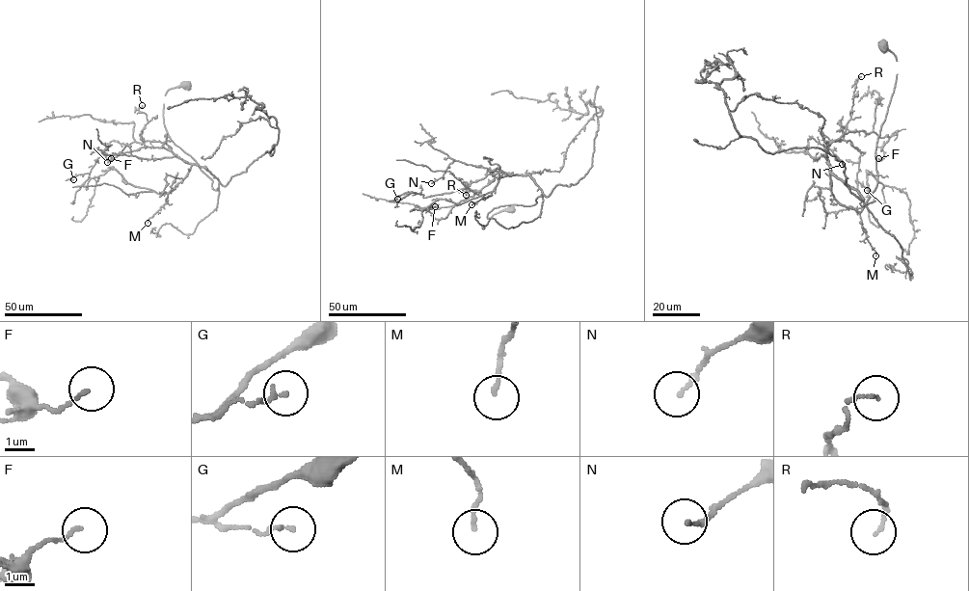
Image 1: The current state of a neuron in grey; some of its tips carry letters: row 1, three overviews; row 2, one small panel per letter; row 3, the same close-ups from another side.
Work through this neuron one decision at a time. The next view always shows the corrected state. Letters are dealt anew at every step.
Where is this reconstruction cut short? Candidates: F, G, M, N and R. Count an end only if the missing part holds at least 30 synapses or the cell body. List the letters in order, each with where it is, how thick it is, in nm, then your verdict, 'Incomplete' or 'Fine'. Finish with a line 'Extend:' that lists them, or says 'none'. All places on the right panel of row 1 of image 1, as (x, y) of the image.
F: Place: (878, 158). Thickness 120 nm. Fine
G: Place: (867, 190). Thickness 150 nm. Fine
M: Place: (875, 255). Thickness 130 nm. Fine
N: Place: (842, 164). Thickness 160 nm. Fine
R: Place: (861, 76). Thickness 110 nm. Fine
Extend: none

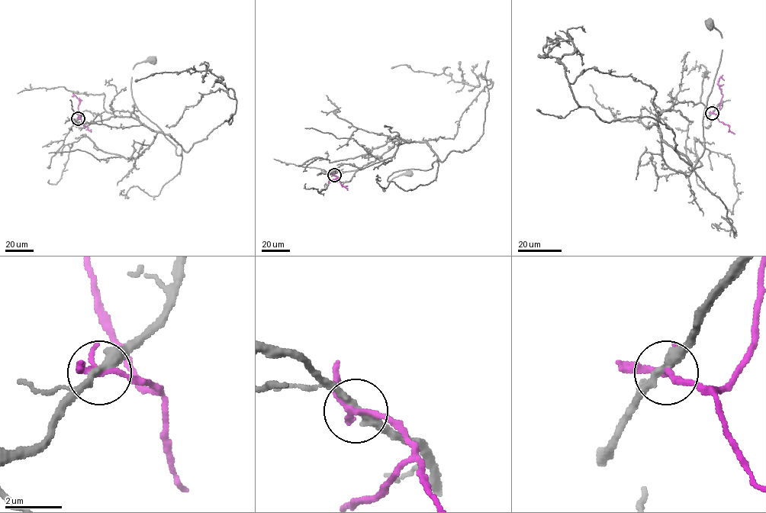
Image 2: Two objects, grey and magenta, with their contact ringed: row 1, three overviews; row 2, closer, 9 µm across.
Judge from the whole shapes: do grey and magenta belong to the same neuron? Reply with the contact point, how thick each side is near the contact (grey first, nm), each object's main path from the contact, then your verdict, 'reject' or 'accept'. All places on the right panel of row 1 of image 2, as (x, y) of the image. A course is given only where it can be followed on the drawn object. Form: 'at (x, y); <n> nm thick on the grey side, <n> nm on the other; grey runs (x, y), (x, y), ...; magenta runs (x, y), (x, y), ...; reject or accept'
at (712, 113); 300 nm thick on the grey side, 220 nm on the other; grey runs (712, 112), (723, 101), (660, 115), (661, 138), (690, 170), (722, 50), (709, 23); magenta runs (712, 112), (716, 114), (719, 110), (722, 96), (718, 80), (720, 77), (723, 79); accept

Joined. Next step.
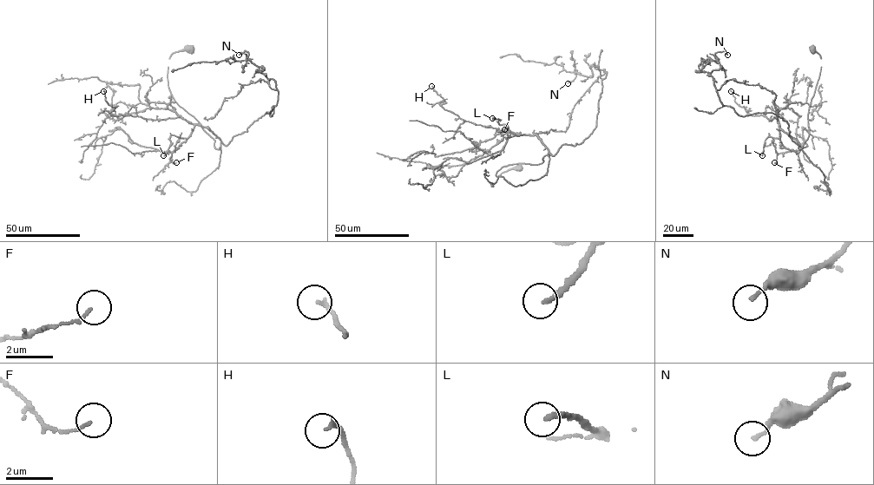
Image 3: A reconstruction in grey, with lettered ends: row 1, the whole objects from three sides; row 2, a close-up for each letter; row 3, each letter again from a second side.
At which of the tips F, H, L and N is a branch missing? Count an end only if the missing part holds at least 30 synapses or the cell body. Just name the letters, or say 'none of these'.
L

